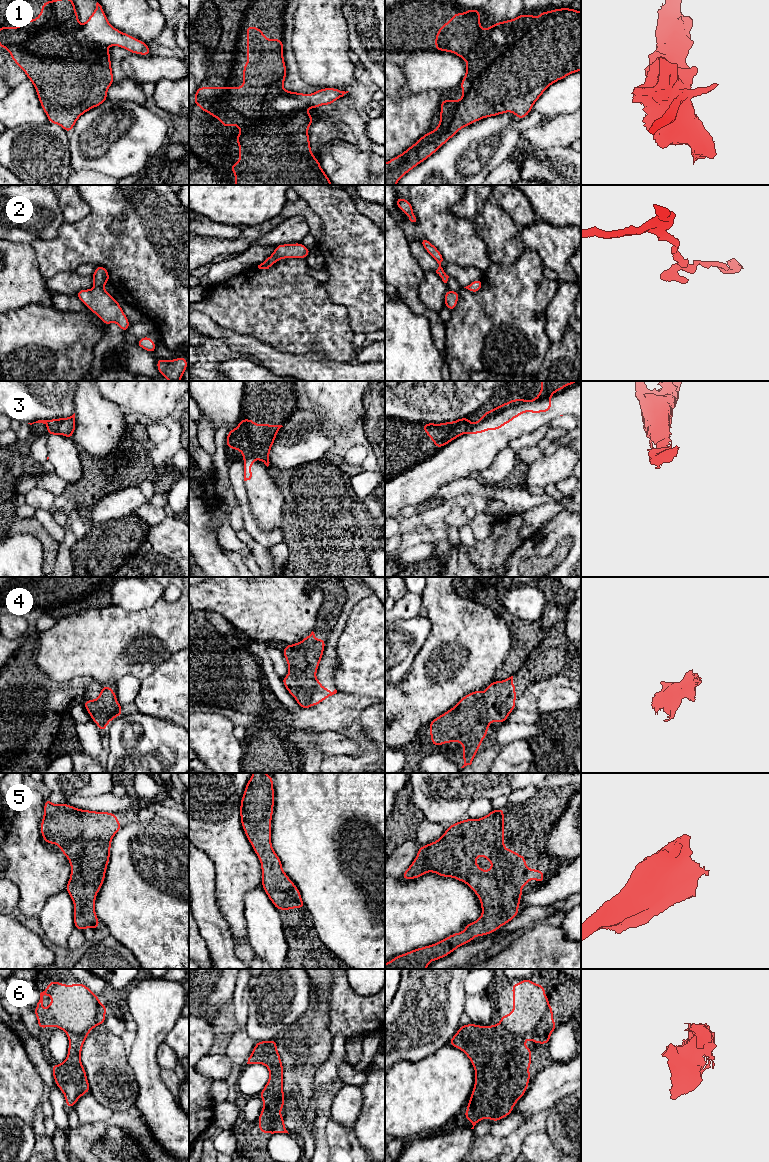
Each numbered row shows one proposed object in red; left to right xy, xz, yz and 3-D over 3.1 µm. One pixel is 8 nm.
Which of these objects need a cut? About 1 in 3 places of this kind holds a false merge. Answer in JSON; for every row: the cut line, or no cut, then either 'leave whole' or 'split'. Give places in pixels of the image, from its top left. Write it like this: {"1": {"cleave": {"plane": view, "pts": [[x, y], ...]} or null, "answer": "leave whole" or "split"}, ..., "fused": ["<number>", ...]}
{"1": {"cleave": {"plane": "xz", "pts": [[273, 100], [273, 106], [283, 112], [304, 110]]}, "answer": "split"}, "2": {"cleave": null, "answer": "leave whole"}, "3": {"cleave": null, "answer": "leave whole"}, "4": {"cleave": null, "answer": "leave whole"}, "5": {"cleave": null, "answer": "leave whole"}, "6": {"cleave": null, "answer": "leave whole"}, "fused": ["1"]}

